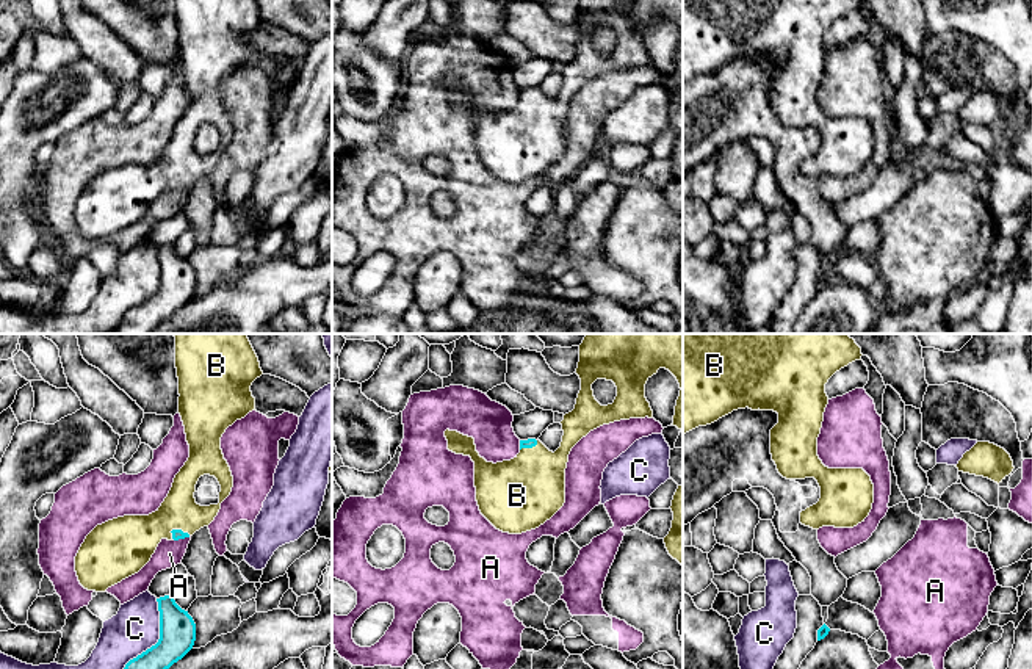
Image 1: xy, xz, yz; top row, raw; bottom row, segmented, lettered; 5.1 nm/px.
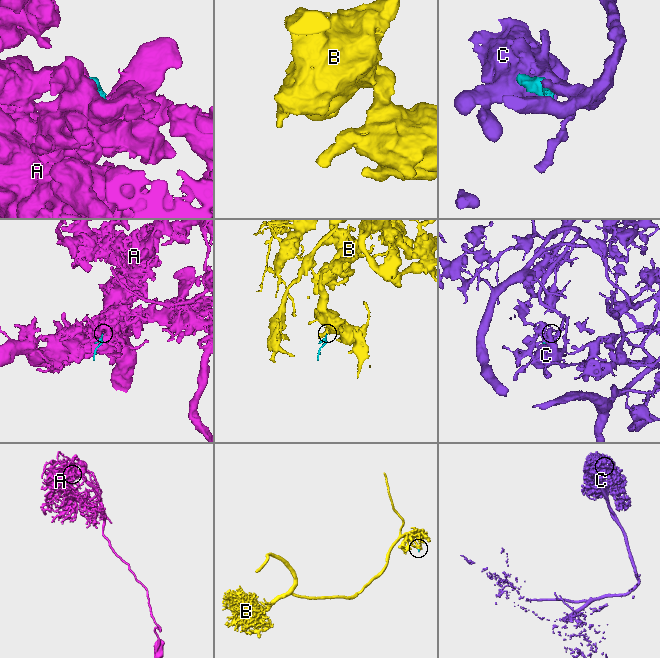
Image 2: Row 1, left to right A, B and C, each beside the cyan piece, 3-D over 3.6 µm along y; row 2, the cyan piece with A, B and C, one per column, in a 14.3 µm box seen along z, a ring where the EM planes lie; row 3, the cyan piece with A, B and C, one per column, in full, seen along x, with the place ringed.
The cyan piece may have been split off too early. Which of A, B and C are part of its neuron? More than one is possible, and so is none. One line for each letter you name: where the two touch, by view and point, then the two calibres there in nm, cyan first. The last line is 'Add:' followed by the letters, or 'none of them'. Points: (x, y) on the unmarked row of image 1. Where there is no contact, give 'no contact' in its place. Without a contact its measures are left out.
B: contact xy (180, 179); calibres 50 and 240 nm
Add: B

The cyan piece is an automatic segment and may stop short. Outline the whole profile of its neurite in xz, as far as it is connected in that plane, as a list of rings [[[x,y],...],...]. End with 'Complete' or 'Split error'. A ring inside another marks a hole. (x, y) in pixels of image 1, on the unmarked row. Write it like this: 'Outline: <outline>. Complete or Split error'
Outline: [[[579,0],[576,24],[581,39],[575,58],[564,64],[562,91],[553,102],[540,89],[520,89],[520,102],[503,111],[487,111],[476,100],[475,88],[457,80],[445,80],[448,99],[470,105],[475,111],[476,150],[481,163],[500,180],[521,183],[539,177],[550,169],[565,152],[565,118],[572,97],[590,80],[620,69],[653,67],[653,60],[645,47],[647,30],[659,17],[669,19],[680,33],[680,45],[675,55],[673,75],[683,78],[683,0]],[[597,28],[612,30],[617,45],[612,53],[601,55],[592,39]]]. Split error

